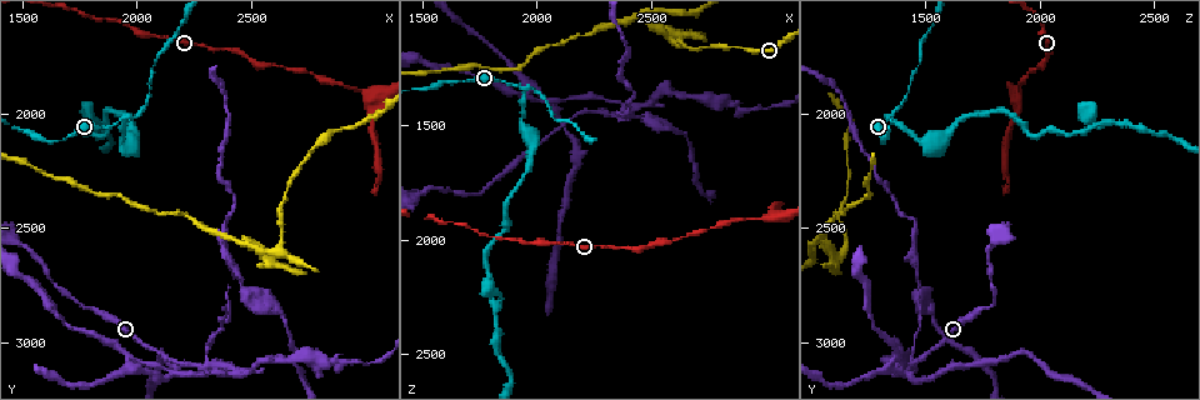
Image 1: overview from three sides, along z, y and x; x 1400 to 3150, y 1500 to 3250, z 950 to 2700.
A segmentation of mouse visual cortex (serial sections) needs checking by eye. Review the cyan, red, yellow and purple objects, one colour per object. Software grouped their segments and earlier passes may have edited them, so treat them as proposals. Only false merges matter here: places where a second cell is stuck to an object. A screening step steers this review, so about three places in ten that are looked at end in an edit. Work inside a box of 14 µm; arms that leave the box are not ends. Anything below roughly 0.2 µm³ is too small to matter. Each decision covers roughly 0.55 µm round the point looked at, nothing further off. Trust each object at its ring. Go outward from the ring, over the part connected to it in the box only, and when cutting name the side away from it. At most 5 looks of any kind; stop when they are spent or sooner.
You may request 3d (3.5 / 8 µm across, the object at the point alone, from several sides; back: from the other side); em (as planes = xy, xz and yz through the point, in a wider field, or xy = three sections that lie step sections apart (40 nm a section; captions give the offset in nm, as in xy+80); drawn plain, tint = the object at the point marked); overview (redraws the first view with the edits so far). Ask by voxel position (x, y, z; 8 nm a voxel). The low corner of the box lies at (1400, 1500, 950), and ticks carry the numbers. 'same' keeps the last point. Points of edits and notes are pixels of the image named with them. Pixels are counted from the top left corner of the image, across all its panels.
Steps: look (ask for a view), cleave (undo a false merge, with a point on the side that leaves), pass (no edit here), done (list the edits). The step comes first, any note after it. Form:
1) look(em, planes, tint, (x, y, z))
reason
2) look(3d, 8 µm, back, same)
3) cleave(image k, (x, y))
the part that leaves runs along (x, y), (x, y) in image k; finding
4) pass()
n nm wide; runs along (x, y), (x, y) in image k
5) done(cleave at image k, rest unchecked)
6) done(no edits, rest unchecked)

look(3d, 8 µm, (2880, 2080, 1160))

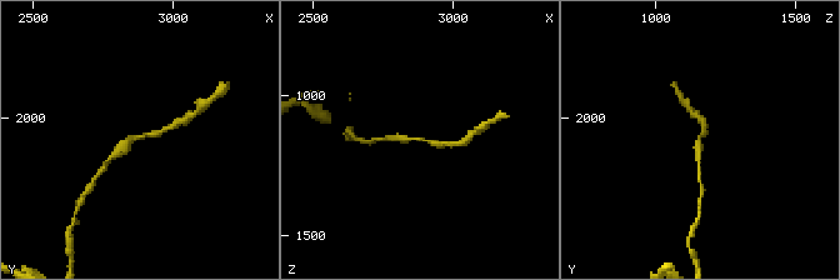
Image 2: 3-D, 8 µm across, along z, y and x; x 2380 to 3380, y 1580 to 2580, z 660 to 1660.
look(em, planes, tint, (2880, 2060, 1160))
need the tissue

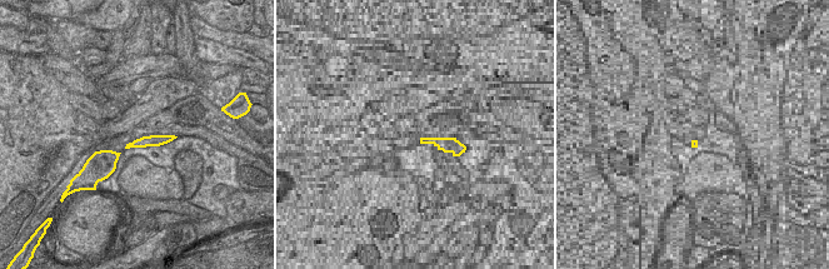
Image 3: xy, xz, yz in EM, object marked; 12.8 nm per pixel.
pass()
runs along (169, 138), (135, 144) in image 3; continuous, no second cell

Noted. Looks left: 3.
look(3d, 8 µm, back, (2580, 2630, 1140))
sharp bend

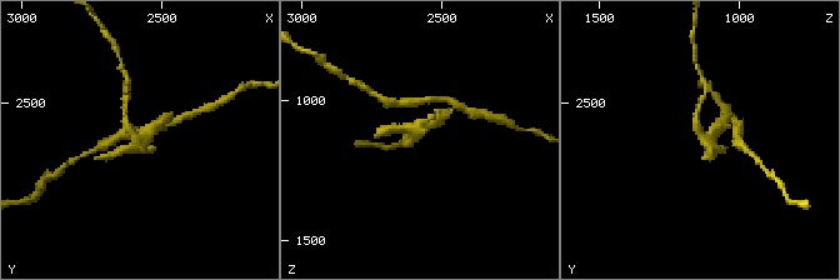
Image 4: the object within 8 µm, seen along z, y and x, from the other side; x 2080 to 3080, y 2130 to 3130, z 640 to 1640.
look(3d, 3.5 µm, (2580, 2630, 1130))

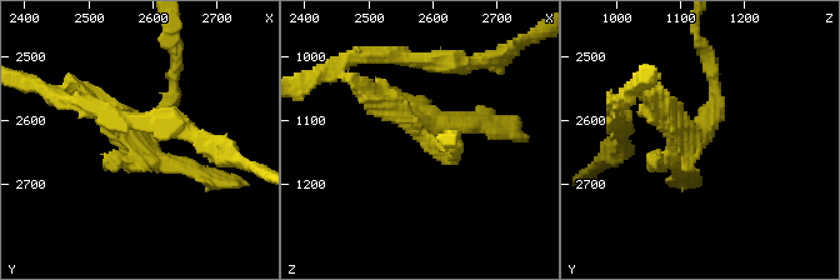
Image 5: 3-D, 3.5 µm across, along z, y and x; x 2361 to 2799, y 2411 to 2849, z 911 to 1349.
look(em, xy, step 2, tint, (2590, 2620, 1135))
shape alone is not enough

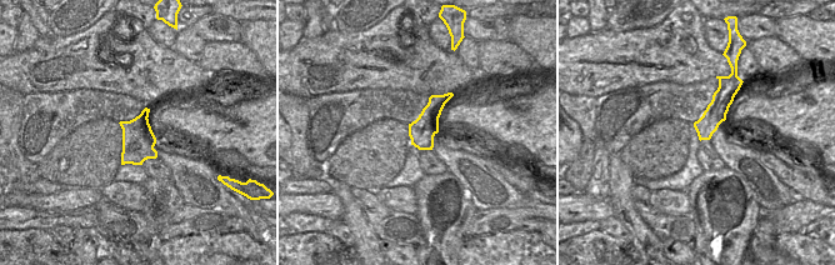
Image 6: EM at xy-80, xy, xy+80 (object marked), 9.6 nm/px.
cleave(image 5, (404, 103))
a second cell is stuck on

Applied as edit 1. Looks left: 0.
done(cleave at image 5, rest unchecked)

